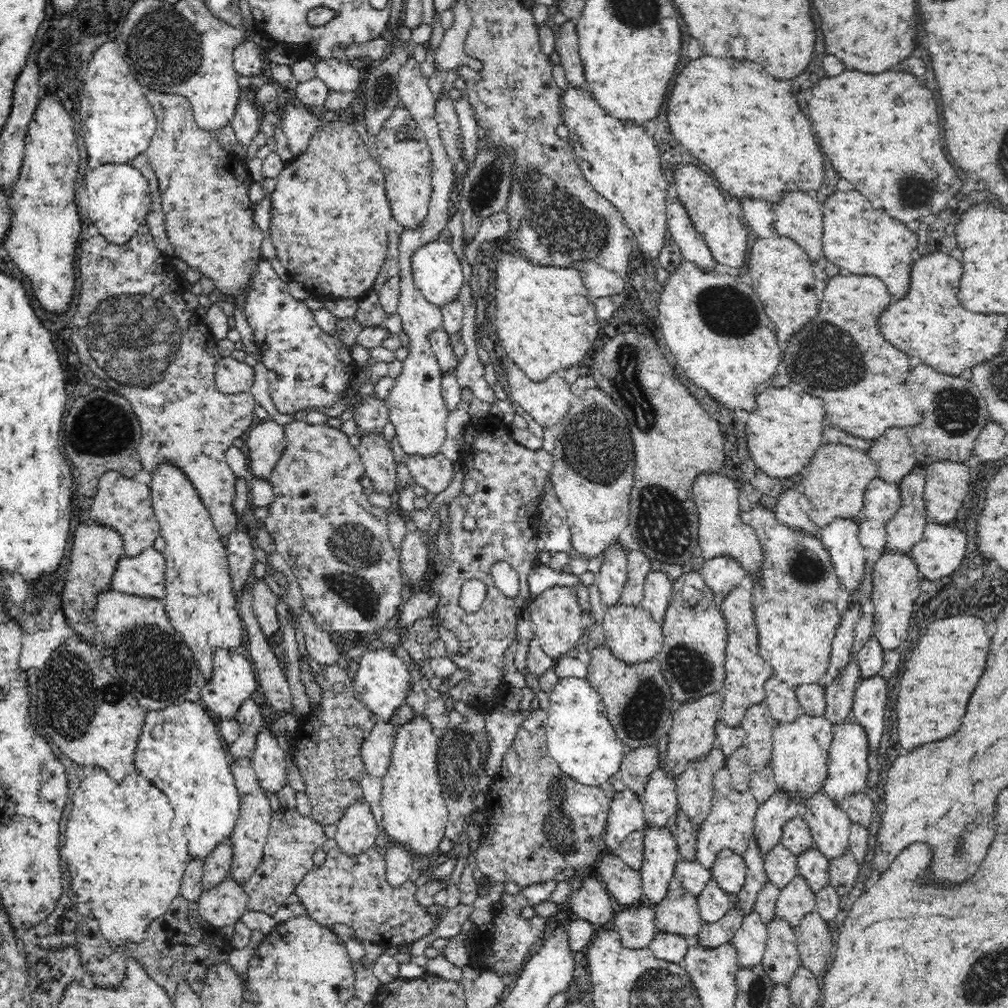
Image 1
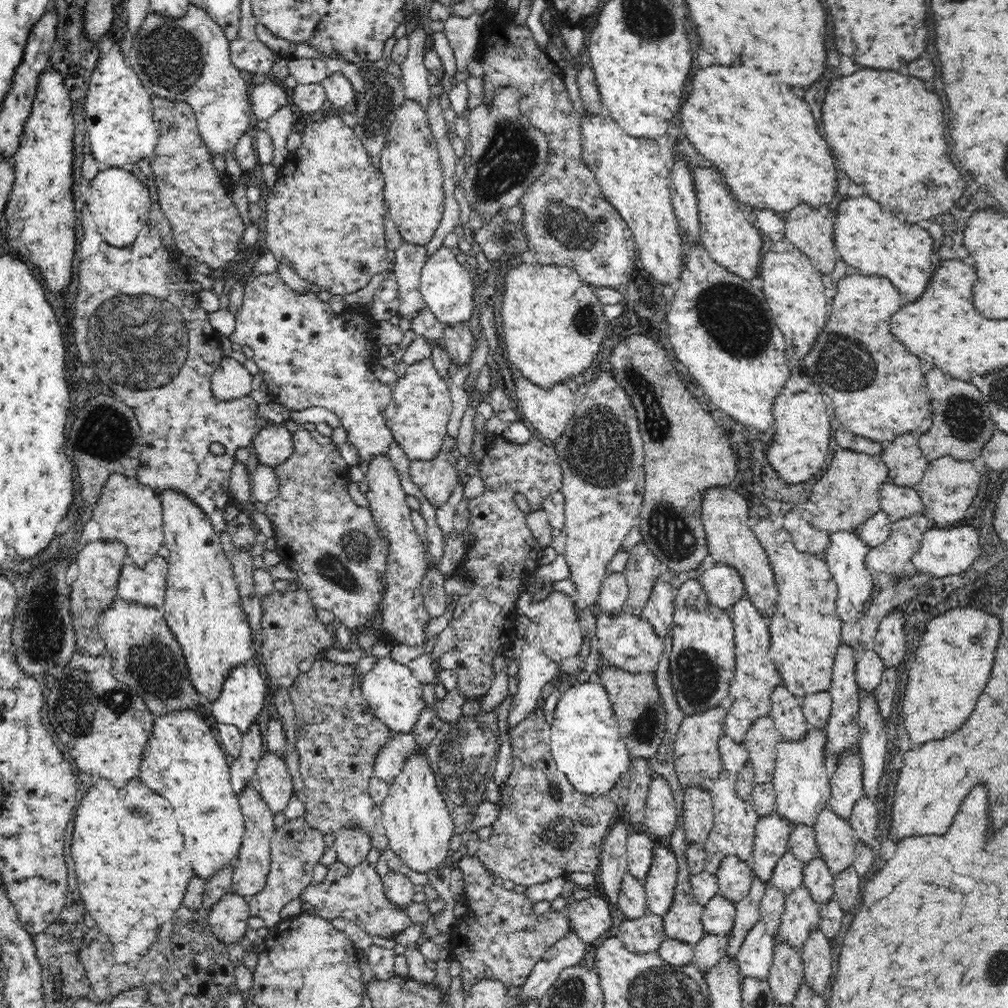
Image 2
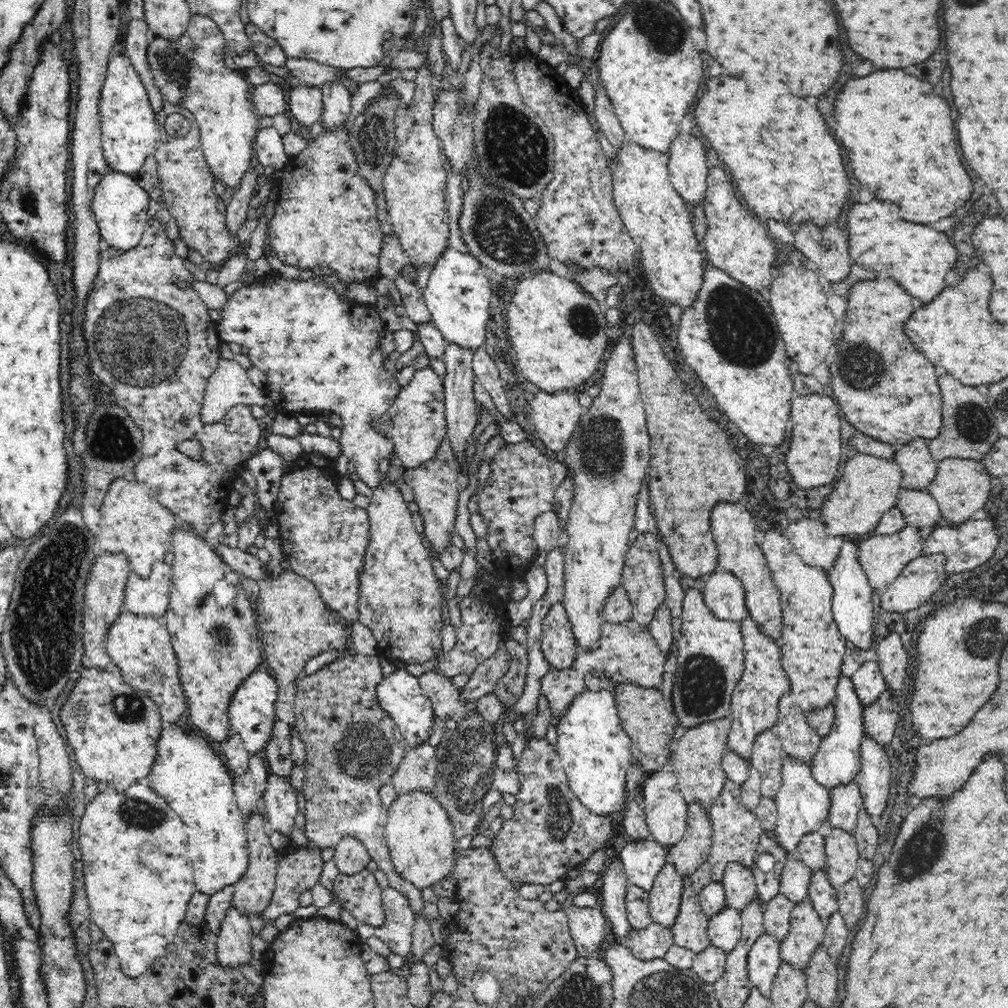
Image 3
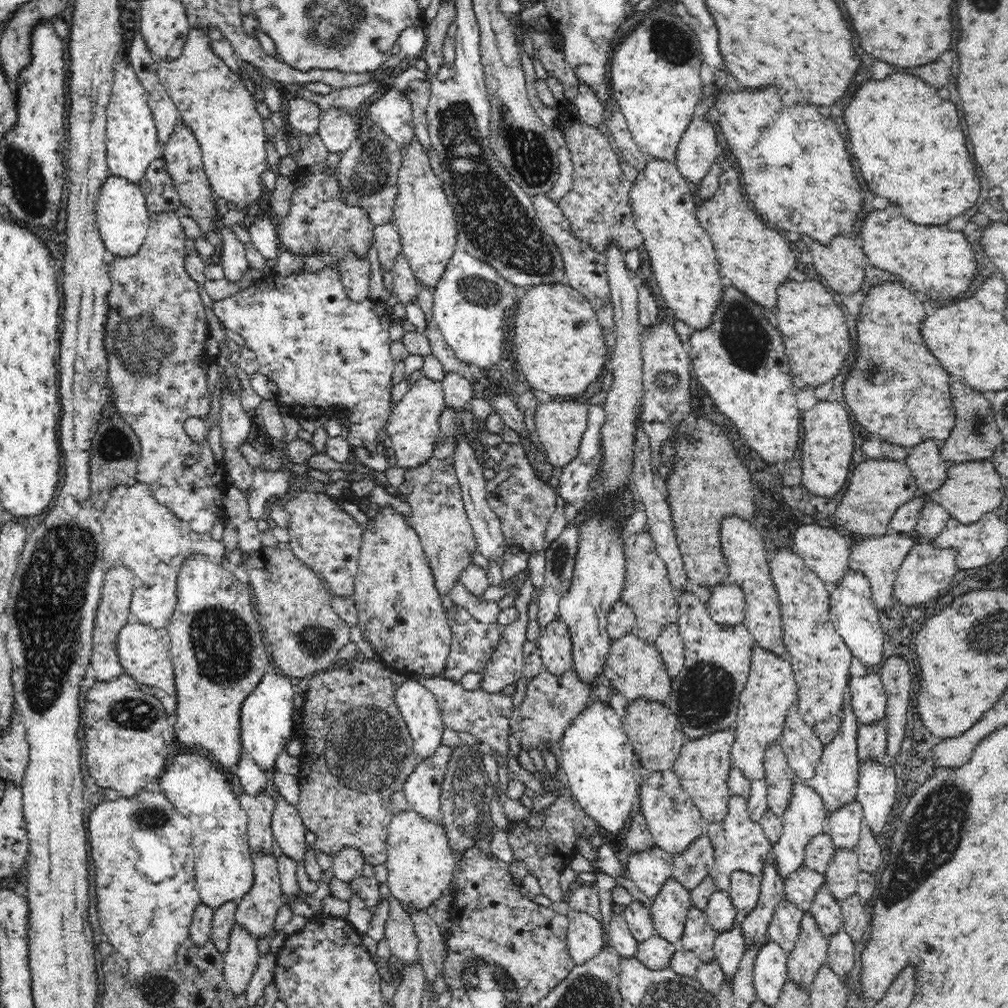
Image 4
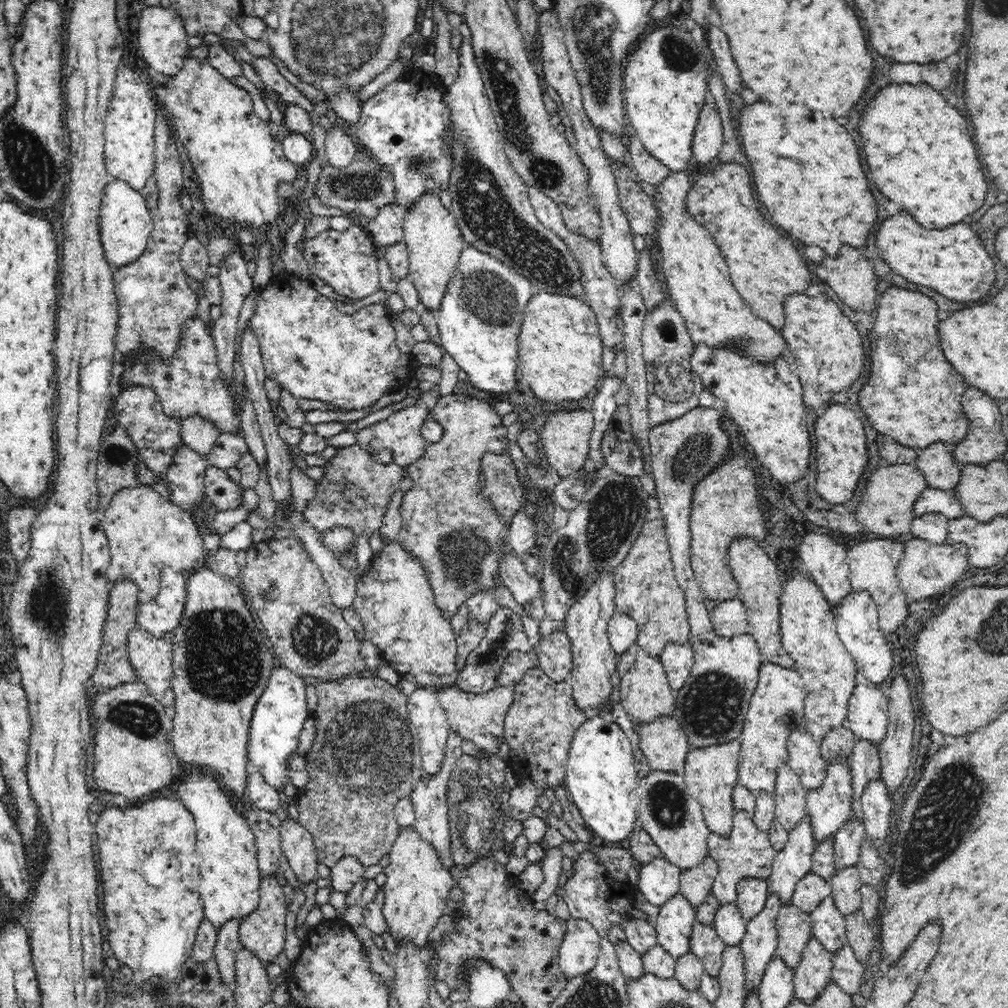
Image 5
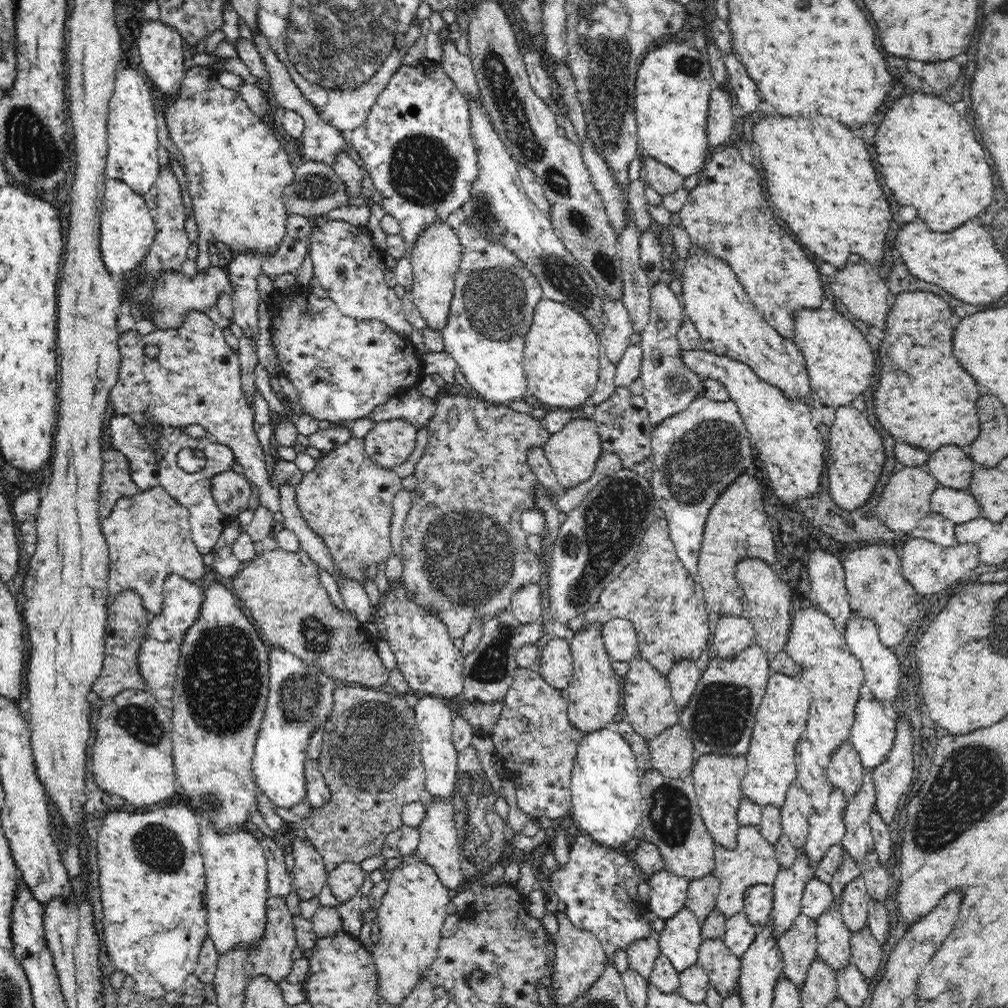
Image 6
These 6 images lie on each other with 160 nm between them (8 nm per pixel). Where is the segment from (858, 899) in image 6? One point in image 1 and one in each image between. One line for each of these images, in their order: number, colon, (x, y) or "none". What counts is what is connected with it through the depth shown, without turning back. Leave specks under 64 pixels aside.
1: (829, 825)
2: (836, 840)
3: (841, 851)
4: (840, 879)
5: (846, 882)

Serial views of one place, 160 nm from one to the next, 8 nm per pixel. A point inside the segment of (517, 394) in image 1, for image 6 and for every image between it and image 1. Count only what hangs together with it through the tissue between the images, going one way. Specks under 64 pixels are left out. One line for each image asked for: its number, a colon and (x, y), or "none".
2: (549, 410)
3: (555, 416)
4: (561, 423)
5: (565, 436)
6: (573, 452)

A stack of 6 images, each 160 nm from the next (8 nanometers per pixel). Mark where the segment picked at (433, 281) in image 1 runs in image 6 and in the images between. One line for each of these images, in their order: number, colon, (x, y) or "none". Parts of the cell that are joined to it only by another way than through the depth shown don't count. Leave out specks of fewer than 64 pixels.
2: (447, 287)
3: (458, 294)
4: (471, 299)
5: (479, 318)
6: (494, 296)

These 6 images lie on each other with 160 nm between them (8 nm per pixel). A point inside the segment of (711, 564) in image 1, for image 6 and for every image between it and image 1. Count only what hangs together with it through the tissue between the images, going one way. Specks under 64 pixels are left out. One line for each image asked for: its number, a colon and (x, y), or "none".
2: (723, 585)
3: (724, 595)
4: (726, 606)
5: (729, 618)
6: (733, 634)

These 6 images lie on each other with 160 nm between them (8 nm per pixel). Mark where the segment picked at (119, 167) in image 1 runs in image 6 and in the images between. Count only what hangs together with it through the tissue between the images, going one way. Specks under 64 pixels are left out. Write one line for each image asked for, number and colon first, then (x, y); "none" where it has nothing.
2: (119, 202)
3: (120, 206)
4: (122, 216)
5: (125, 222)
6: (127, 230)

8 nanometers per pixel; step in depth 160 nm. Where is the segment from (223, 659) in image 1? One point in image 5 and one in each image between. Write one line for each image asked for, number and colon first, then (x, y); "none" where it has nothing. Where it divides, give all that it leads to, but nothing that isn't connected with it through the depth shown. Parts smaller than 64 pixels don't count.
2: (242, 698)
3: (251, 710)
4: (266, 724)
5: (279, 715)

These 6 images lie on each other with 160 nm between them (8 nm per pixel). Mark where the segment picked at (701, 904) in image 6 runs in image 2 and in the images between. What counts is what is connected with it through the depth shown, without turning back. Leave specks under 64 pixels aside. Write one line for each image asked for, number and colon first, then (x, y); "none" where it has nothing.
2: (698, 817)
3: (692, 849)
4: (691, 867)
5: (696, 882)

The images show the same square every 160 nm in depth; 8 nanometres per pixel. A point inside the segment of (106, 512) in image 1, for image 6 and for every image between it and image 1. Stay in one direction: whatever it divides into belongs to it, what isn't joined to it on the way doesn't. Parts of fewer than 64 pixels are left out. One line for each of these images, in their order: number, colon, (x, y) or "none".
2: (129, 512)
3: (132, 521)
4: (139, 533)
5: (147, 534)
6: (148, 535)

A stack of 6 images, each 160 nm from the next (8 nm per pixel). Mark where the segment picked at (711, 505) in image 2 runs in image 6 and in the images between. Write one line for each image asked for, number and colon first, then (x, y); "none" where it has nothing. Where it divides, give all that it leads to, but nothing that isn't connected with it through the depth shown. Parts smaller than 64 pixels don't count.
3: (734, 530)
4: (747, 559)
5: (760, 583)
6: (770, 600)

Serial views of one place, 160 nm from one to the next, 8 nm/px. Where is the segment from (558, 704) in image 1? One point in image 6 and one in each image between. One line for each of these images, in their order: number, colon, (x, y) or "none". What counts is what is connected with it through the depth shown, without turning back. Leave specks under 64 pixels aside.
2: (586, 743)
3: (595, 752)
4: (597, 757)
5: (600, 777)
6: (605, 789)

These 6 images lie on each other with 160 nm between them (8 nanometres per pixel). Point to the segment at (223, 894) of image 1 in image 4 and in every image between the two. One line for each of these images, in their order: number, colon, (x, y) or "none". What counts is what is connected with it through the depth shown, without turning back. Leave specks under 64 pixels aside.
2: (227, 918)
3: (234, 949)
4: (240, 962)

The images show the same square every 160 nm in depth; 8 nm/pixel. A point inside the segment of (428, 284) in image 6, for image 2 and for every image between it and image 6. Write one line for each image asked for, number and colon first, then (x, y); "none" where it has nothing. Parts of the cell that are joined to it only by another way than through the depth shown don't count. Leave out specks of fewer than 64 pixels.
2: (414, 196)
3: (415, 180)
4: (425, 220)
5: (434, 242)

